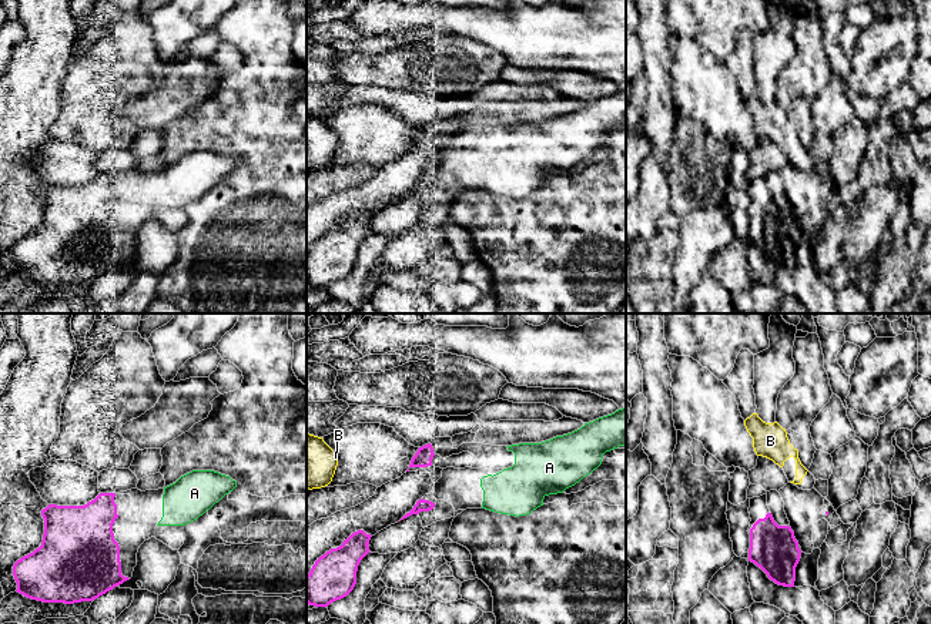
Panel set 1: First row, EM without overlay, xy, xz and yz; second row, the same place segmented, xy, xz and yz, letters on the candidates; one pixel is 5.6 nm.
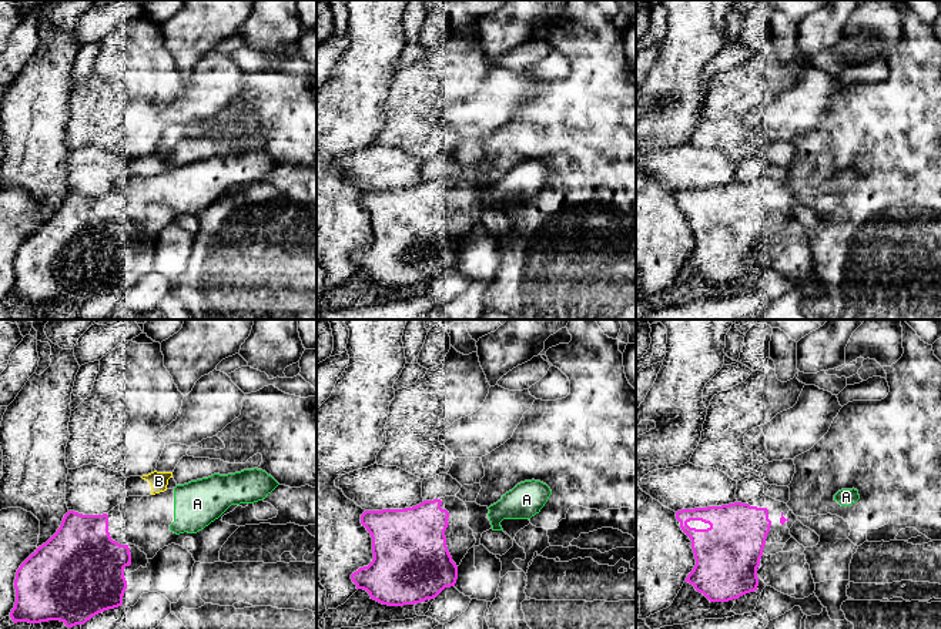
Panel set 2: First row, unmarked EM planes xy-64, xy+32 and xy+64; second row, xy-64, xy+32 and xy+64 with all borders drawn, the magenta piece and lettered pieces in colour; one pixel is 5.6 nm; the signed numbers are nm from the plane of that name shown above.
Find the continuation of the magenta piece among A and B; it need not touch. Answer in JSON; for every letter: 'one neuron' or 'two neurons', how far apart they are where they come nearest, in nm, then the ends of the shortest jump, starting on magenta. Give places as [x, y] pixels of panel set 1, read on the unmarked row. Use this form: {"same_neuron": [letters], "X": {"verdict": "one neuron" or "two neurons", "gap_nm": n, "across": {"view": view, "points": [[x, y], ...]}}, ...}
{"same_neuron": ["A"], "A": {"verdict": "one neuron", "gap_nm": 220, "across": {"view": "xy", "points": [[117, 198], [157, 205]]}}, "B": {"verdict": "two neurons", "gap_nm": 200, "across": {"view": "yz", "points": [[770, 194], [790, 163]]}}}

